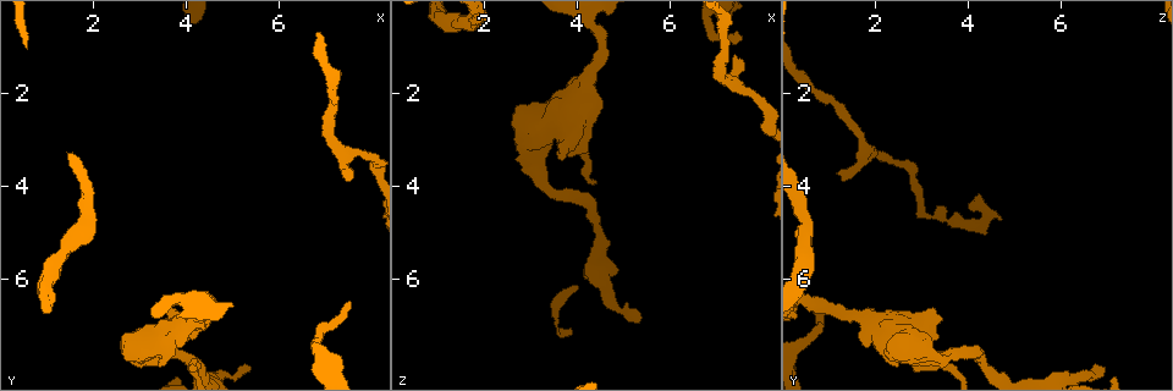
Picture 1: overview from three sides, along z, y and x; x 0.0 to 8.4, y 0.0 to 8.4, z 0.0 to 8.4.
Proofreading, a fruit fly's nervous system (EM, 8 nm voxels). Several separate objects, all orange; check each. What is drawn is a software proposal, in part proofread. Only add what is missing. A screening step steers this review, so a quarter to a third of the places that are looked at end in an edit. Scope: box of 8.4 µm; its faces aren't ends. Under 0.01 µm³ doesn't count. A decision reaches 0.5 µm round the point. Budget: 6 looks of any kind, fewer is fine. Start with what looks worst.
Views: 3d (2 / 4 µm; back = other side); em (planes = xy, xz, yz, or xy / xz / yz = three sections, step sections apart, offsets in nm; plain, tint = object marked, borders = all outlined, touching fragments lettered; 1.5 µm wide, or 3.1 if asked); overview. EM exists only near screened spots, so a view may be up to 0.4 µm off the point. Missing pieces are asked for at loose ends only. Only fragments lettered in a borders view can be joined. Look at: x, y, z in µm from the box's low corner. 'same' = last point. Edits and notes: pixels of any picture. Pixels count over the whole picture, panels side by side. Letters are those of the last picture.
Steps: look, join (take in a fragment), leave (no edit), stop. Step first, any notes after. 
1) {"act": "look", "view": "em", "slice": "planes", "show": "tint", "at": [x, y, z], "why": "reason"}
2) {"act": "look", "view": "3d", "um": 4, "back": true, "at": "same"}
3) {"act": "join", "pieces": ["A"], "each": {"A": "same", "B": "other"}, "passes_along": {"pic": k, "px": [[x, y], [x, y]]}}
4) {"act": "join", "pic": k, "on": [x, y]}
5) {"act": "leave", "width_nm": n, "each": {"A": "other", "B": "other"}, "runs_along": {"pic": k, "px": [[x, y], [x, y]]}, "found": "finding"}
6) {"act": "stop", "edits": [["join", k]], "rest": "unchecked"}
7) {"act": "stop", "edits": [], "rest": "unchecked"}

{"act": "look", "view": "3d", "um": 4, "at": [7.55, 6.45, 0.80], "why": "end of a long branch"}

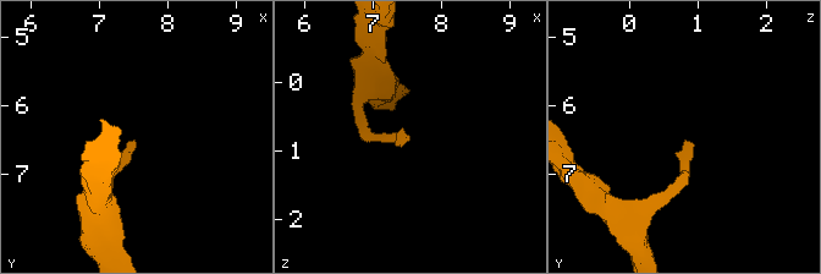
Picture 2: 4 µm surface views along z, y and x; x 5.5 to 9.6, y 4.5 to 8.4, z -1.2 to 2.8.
{"act": "look", "view": "em", "slice": "xy", "step": 4, "show": "tint", "at": [7.50, 6.50, 0.85], "why": "need the tissue"}

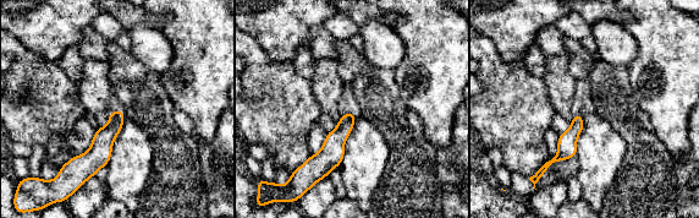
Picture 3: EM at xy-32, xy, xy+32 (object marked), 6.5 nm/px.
{"act": "look", "view": "em", "slice": "planes", "show": "borders", "at": "same", "why": "cut it another way"}

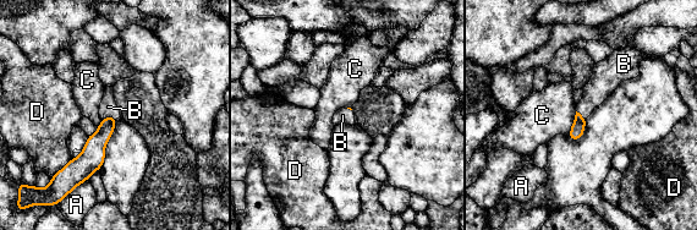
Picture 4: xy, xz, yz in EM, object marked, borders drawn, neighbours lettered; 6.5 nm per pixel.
{"act": "join", "pieces": ["B"], "each": {"A": "other", "B": "same", "C": "other", "D": "other"}, "passes_along": {"pic": 4, "px": [[94, 149], [109, 116], [108, 107]]}, "found": "it goes on there"}

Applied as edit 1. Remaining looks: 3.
{"act": "look", "view": "overview"}

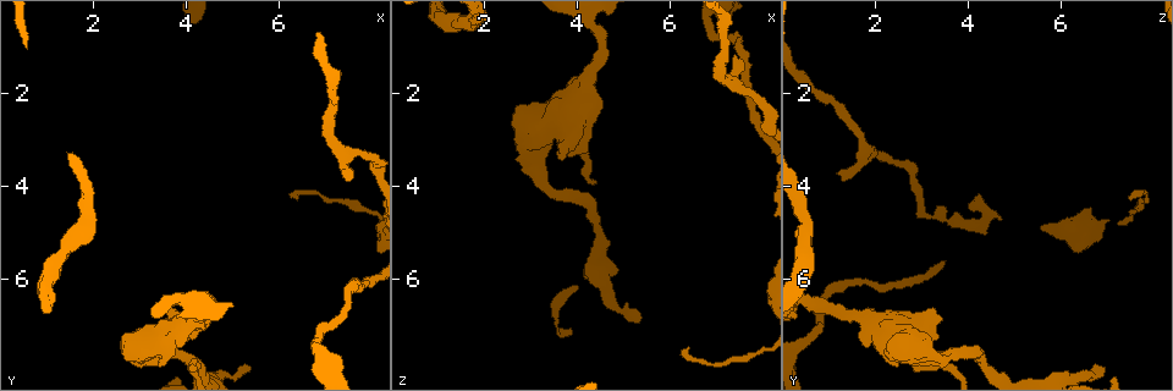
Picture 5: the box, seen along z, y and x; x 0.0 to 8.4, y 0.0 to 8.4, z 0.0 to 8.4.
{"act": "look", "view": "3d", "um": 4, "at": [7.30, 3.70, 1.20], "why": "branch stops here"}

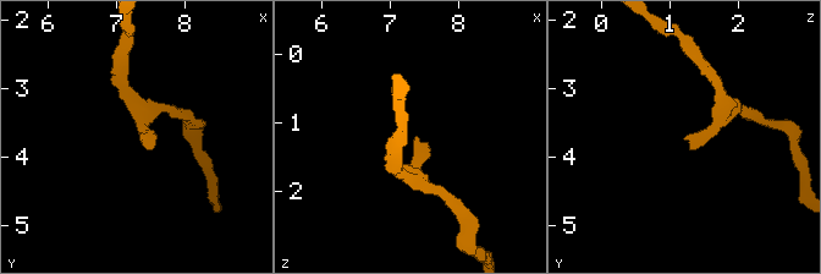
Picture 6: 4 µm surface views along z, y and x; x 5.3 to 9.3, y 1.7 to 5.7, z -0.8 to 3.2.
{"act": "look", "view": "em", "slice": "planes", "show": "borders", "at": [7.35, 3.65, 1.20]}

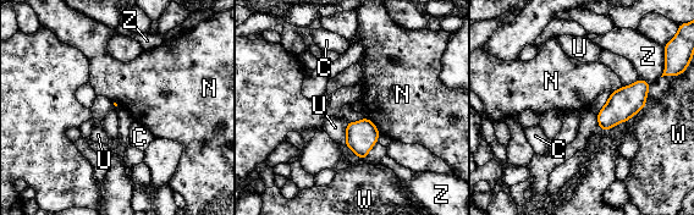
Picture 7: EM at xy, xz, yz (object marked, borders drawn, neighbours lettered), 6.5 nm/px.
{"act": "leave", "longest_contact_nm": ["U", 160], "each": {"C": "other", "N": "other", "U": "other", "W": "other", "Z": "other"}, "found": "none of them fits"}

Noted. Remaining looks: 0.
{"act": "stop", "edits": [["join", 4]], "rest": "unchecked"}

